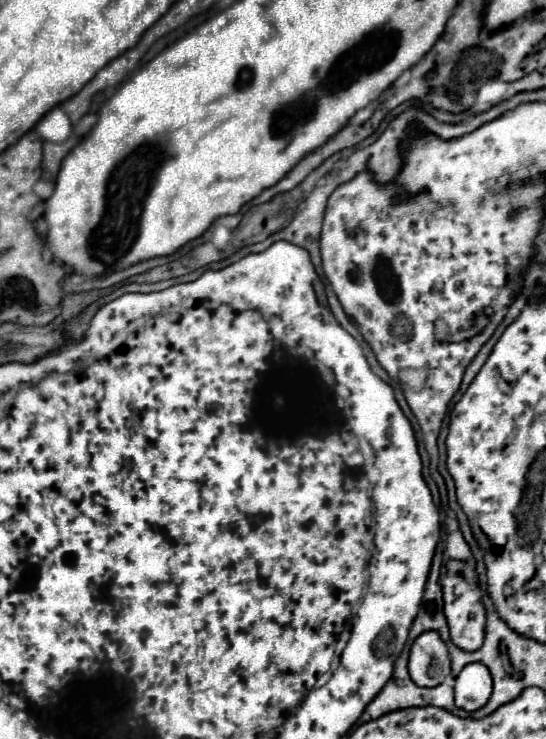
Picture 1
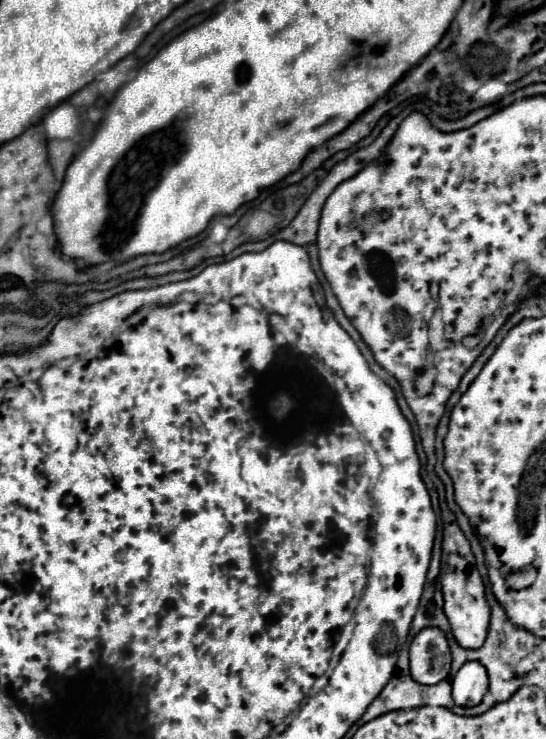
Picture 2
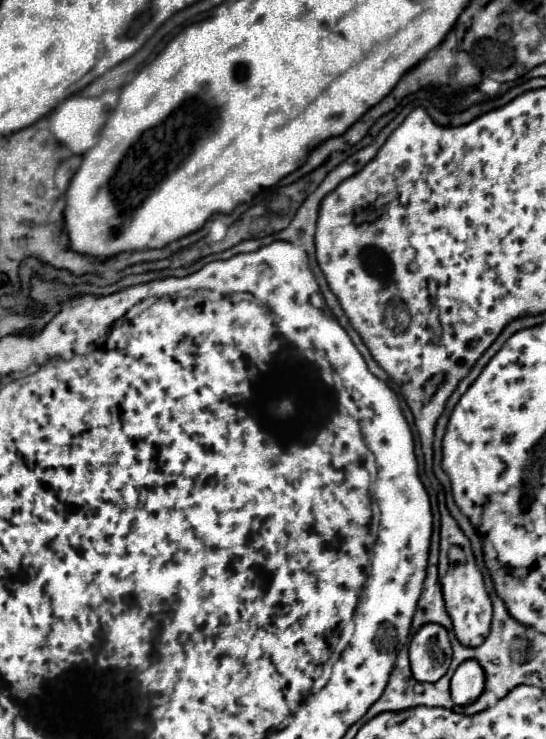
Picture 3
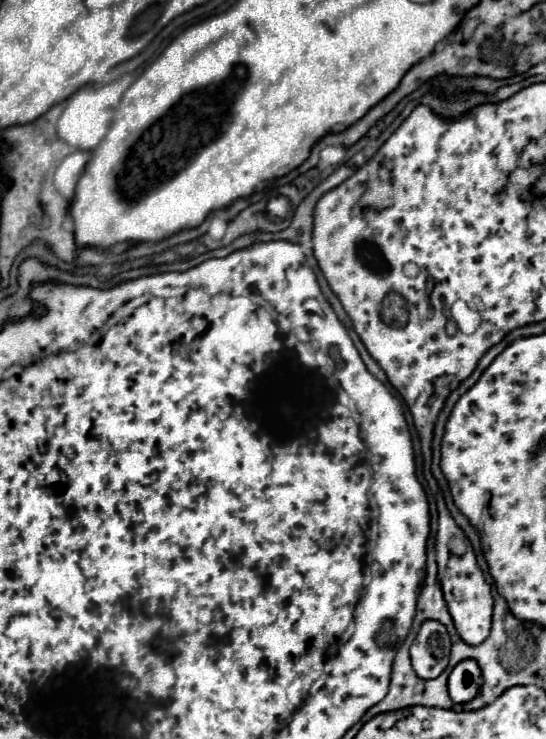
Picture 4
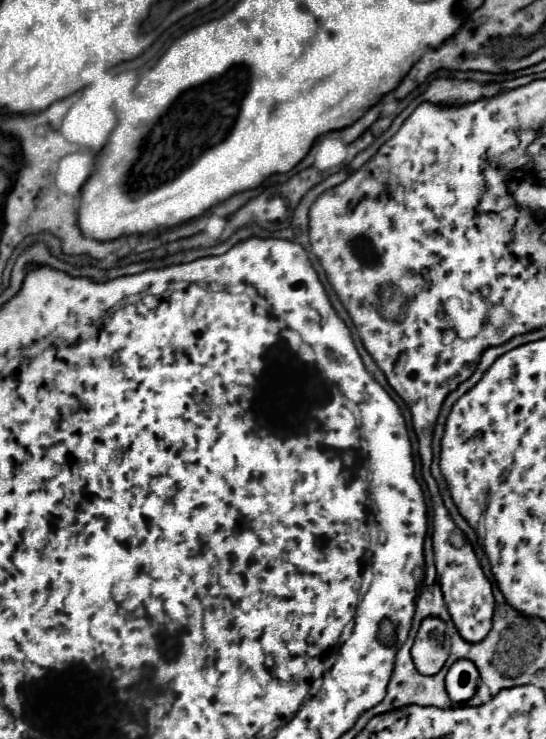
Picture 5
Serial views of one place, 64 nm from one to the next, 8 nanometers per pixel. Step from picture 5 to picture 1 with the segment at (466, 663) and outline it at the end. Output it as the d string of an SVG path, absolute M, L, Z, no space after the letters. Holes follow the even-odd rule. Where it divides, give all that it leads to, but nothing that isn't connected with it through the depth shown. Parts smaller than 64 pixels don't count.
M480 662L466 664L454 680L456 706L466 712L482 708L488 702L490 694L492 694L492 676L488 668Z

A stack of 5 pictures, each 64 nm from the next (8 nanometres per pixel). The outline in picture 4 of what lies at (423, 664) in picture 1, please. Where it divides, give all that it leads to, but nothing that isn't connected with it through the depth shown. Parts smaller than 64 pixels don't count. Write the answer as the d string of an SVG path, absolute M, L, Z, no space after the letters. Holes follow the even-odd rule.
M426 620L410 646L410 658L420 678L428 680L440 676L450 658L450 636L446 626L436 620Z

